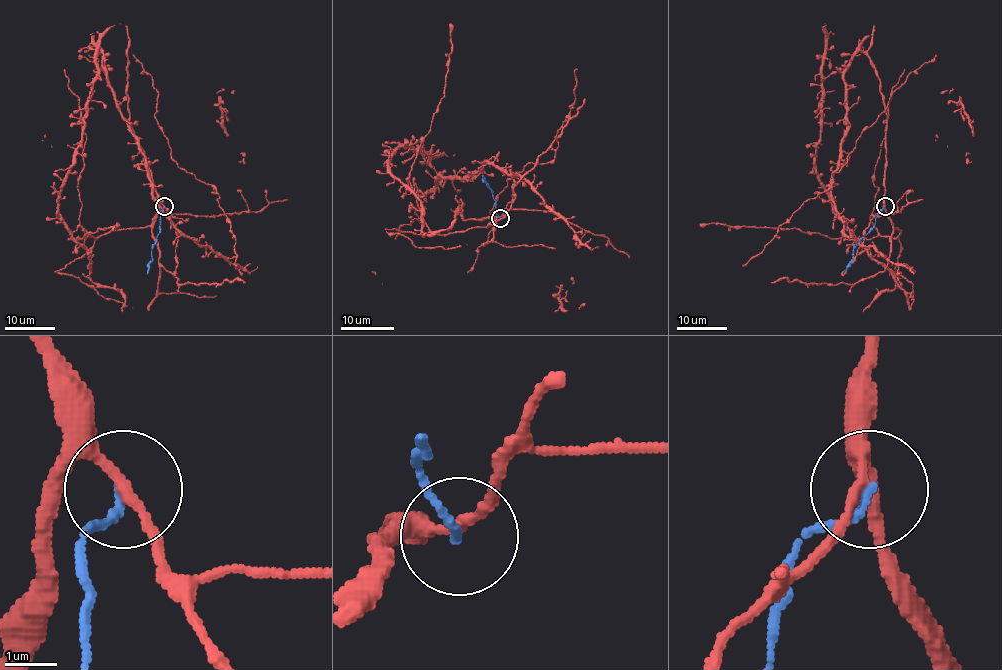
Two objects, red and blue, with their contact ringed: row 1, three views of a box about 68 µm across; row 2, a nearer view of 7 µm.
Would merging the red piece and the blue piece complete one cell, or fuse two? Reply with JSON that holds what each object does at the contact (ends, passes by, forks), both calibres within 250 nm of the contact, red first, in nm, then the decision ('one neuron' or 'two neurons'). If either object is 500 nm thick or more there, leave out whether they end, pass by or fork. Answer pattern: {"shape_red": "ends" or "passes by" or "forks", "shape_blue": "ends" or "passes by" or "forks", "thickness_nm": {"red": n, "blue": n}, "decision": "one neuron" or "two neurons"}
{"shape_red": "passes by", "shape_blue": "ends", "thickness_nm": {"red": 180, "blue": 150}, "decision": "two neurons"}

